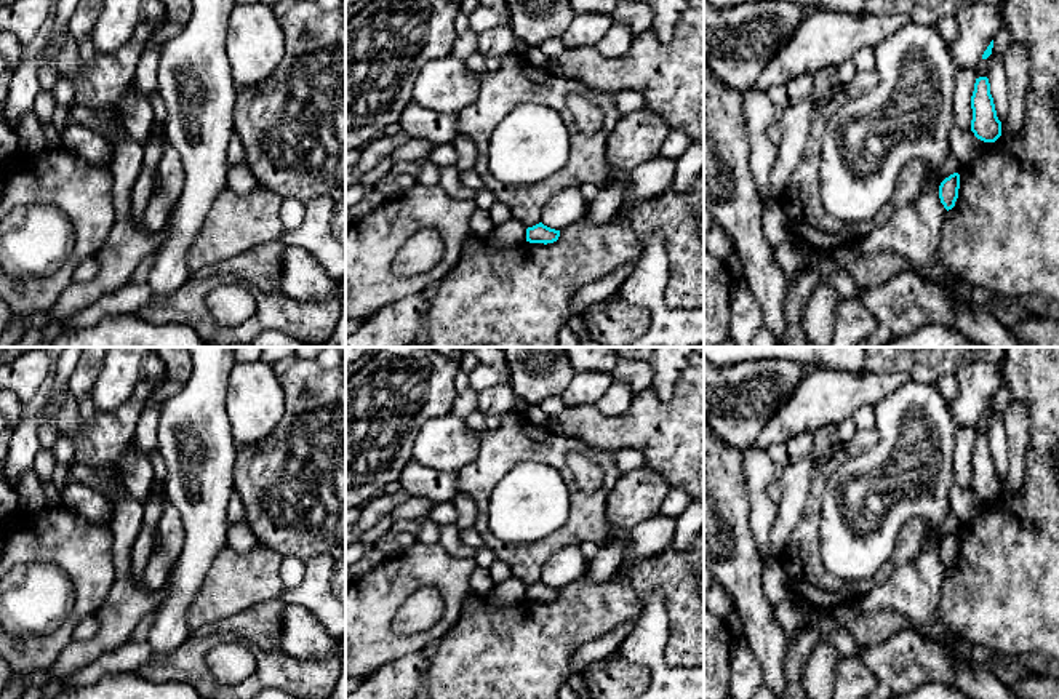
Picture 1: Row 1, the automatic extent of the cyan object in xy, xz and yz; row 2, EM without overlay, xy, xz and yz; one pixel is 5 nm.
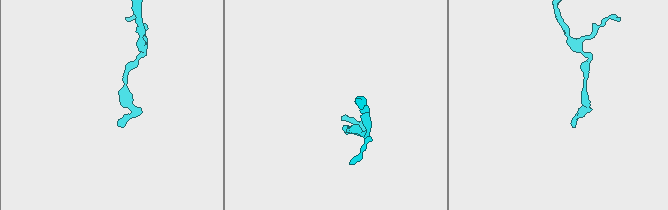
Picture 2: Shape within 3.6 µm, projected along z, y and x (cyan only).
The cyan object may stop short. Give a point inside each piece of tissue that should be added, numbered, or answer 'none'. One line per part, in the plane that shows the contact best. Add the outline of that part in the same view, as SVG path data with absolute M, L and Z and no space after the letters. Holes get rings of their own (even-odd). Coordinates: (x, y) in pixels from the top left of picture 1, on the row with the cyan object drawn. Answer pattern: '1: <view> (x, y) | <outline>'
none

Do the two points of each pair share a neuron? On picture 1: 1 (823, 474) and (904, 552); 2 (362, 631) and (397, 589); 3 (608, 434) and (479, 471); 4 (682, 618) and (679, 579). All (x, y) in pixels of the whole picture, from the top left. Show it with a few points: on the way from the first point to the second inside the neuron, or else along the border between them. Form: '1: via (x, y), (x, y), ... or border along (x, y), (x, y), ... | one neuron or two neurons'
1: via (810, 520), (810, 565), (834, 589), (858, 589) | one neuron
2: via (367, 621), (387, 599) | one neuron
3: border along (552, 432), (576, 435), (597, 448), (613, 453) | two neurons
4: via (682, 608), (682, 589) | one neuron

